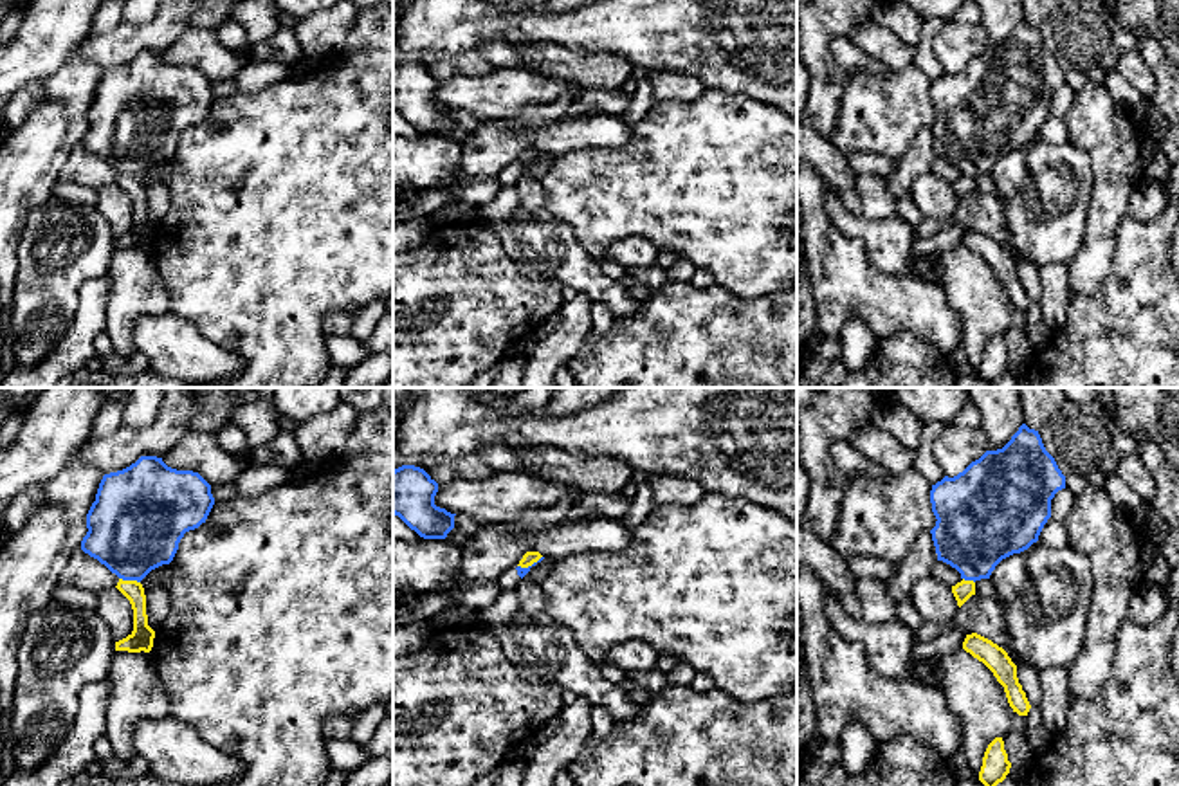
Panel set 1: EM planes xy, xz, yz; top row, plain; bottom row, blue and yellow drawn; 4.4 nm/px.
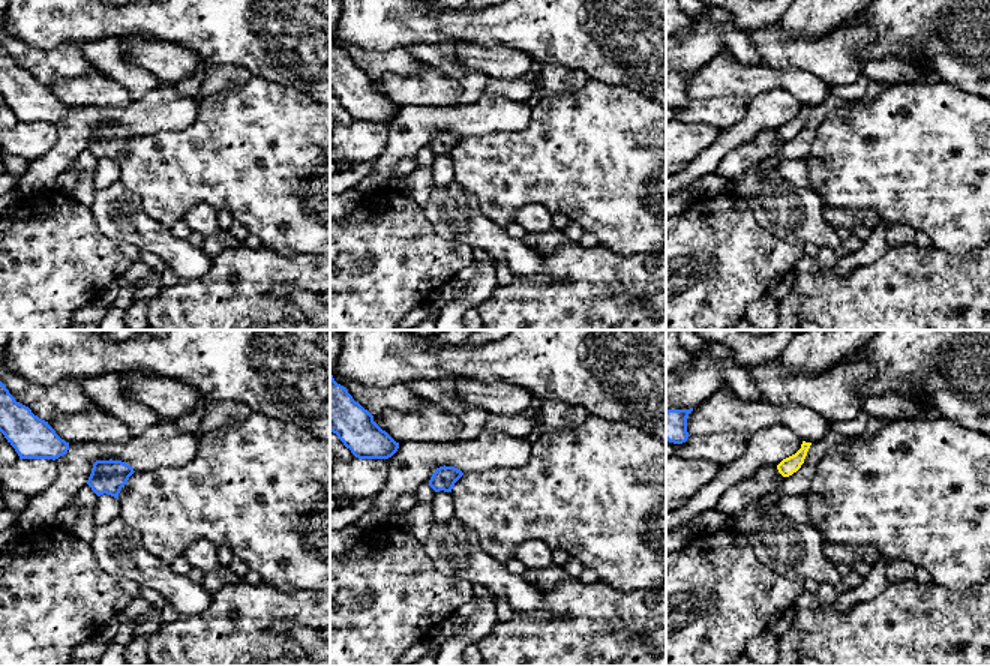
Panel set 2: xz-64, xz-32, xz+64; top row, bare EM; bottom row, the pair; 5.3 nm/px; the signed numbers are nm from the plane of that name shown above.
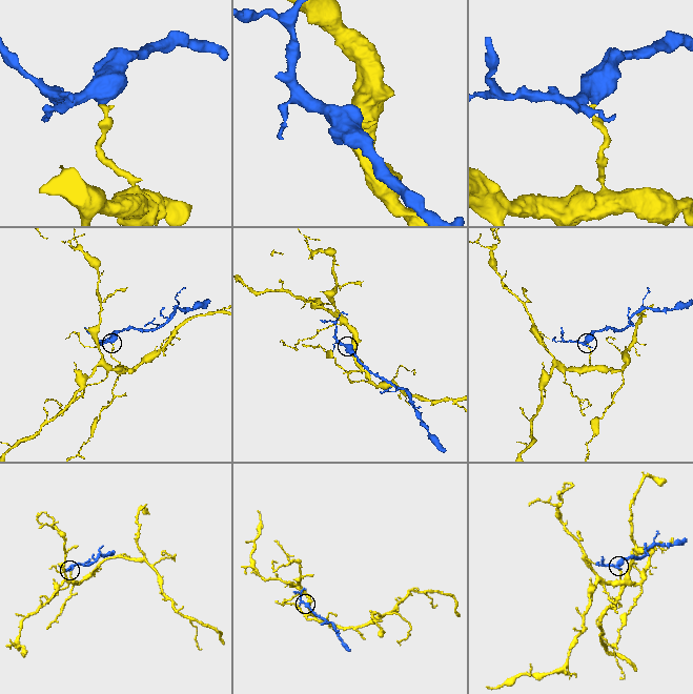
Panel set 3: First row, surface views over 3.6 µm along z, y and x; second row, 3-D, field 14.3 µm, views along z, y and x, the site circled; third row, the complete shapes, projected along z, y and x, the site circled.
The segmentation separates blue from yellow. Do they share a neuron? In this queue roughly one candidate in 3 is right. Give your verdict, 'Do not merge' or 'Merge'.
Do not merge

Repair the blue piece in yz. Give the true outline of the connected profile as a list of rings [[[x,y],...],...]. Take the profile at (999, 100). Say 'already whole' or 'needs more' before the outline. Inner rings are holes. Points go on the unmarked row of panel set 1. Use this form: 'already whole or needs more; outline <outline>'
already whole; outline [[[1026,20],[997,47],[986,47],[954,74],[932,81],[936,123],[930,126],[937,157],[955,164],[964,177],[990,175],[995,162],[1028,146],[1051,114],[1051,96],[1065,85],[1065,72],[1046,47],[1038,27]]]

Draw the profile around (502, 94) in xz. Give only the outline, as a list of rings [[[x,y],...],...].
[[[494,69],[487,76],[454,76],[438,81],[434,101],[463,110],[480,121],[507,121],[528,106],[552,106],[566,90],[557,78],[541,78],[525,69]]]

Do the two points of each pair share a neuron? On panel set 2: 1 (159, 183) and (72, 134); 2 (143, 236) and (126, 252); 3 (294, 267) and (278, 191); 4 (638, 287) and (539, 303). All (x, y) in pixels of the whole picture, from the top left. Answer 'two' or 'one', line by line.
1: two
2: two
3: two
4: one

